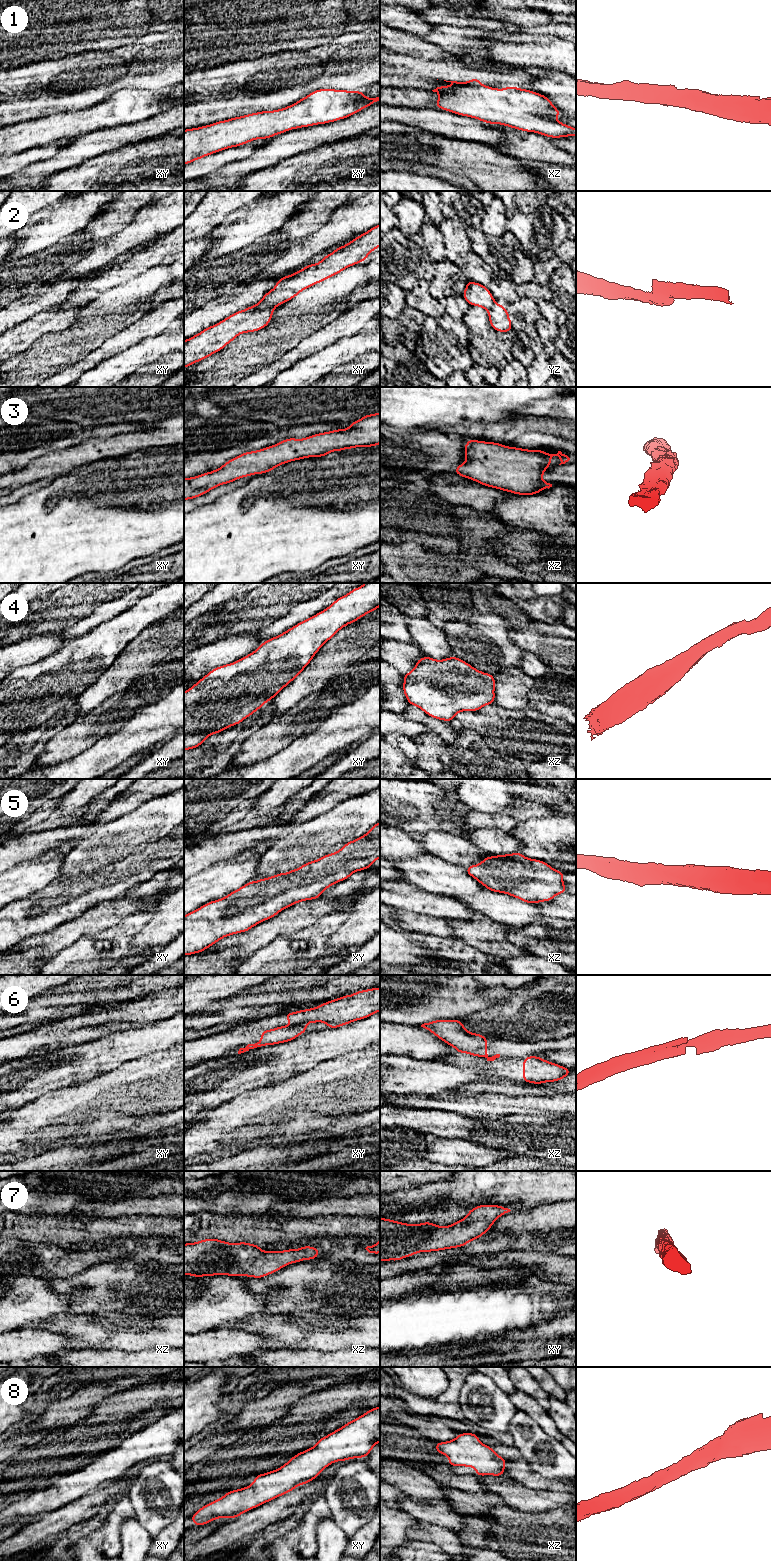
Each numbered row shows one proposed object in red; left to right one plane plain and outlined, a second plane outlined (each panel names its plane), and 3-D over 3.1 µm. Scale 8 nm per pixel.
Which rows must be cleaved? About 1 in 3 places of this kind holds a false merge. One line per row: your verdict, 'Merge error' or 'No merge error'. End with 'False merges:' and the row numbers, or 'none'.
1: No merge error
2: Merge error
3: No merge error
4: No merge error
5: No merge error
6: Merge error
7: No merge error
8: No merge error
False merges: 2, 6

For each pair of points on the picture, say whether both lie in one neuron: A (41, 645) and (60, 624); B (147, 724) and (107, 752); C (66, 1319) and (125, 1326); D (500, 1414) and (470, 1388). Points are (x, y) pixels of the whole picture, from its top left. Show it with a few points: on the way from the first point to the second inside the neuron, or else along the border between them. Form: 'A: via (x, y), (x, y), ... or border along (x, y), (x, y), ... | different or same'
A: border along (64, 628), (31, 636) | different
B: via (137, 734), (117, 747) | same
C: via (81, 1326), (110, 1326) | same
D: via (492, 1409), (487, 1407), (478, 1396) | same

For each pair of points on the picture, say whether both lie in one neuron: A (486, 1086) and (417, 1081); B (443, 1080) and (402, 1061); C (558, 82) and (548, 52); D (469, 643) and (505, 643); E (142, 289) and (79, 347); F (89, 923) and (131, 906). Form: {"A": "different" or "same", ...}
{"A": "different", "B": "same", "C": "different", "D": "same", "E": "same", "F": "same"}

